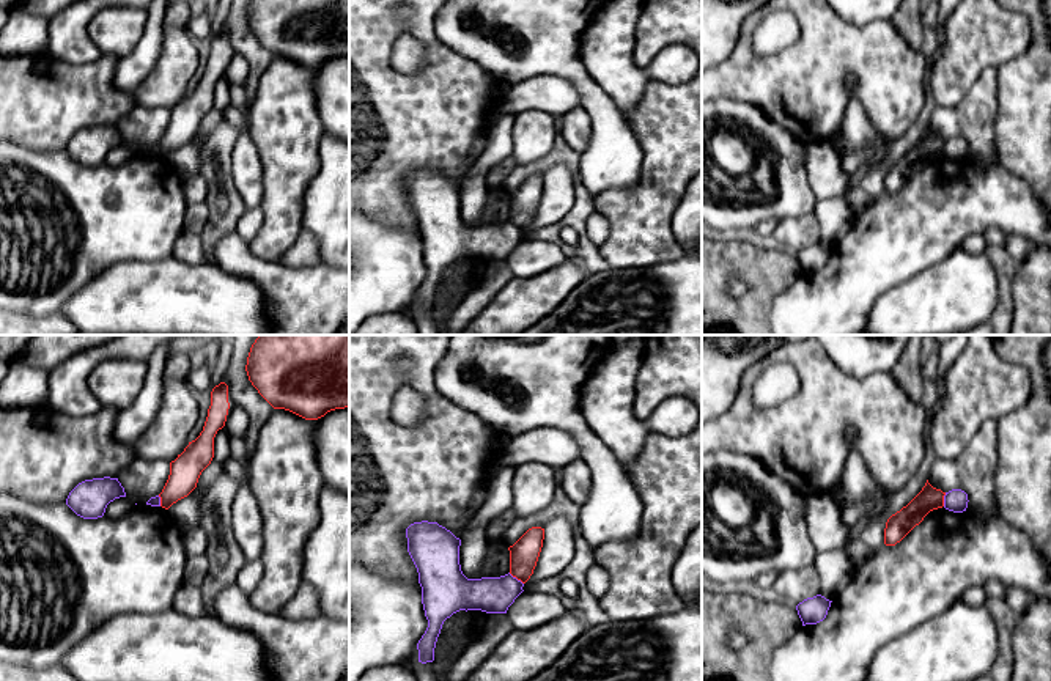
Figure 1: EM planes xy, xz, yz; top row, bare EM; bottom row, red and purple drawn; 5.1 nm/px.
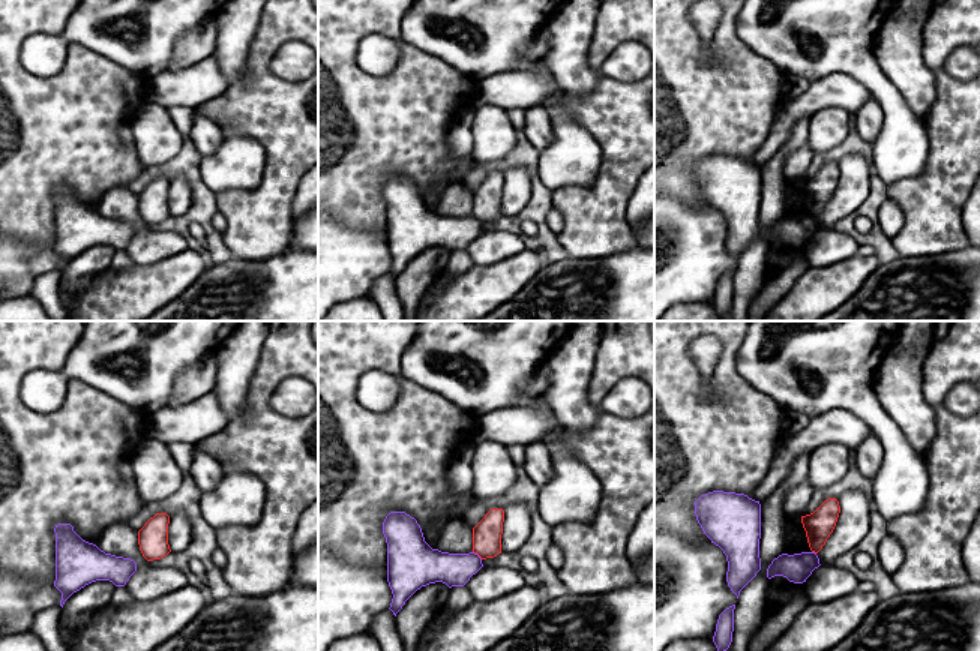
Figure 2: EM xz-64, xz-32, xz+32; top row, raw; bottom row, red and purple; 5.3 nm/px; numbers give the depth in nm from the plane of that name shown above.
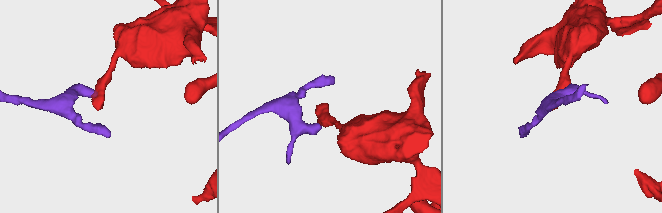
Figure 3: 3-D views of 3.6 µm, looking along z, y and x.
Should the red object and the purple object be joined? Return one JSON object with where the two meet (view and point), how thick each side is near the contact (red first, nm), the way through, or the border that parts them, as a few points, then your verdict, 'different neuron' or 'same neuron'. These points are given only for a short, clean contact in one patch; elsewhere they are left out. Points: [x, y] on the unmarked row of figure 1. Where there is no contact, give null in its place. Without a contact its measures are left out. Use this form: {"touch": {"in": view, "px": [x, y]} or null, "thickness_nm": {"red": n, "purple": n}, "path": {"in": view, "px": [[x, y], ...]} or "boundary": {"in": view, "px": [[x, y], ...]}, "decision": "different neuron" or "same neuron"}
{"touch": {"in": "xz", "px": [516, 225]}, "thickness_nm": {"red": 150, "purple": 190}, "boundary": {"in": "xz", "px": [[508, 220], [523, 231]]}, "decision": "different neuron"}

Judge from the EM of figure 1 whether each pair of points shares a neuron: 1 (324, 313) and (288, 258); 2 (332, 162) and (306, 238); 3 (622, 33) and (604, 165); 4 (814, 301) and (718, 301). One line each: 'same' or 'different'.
1: different
2: different
3: different
4: different

